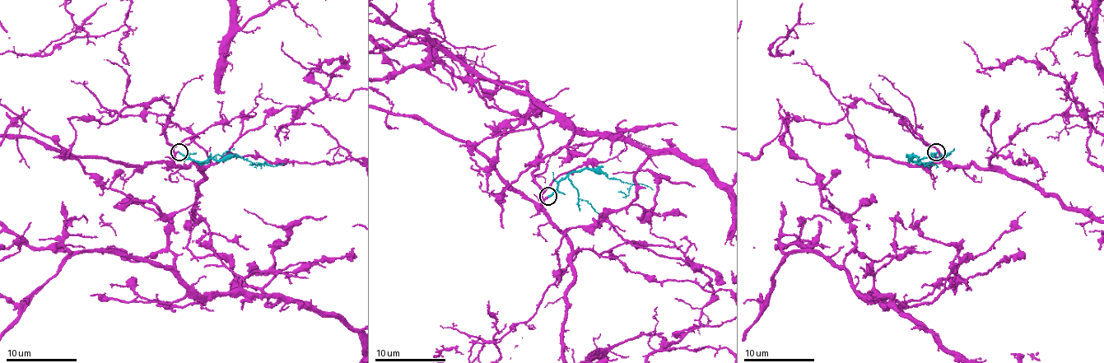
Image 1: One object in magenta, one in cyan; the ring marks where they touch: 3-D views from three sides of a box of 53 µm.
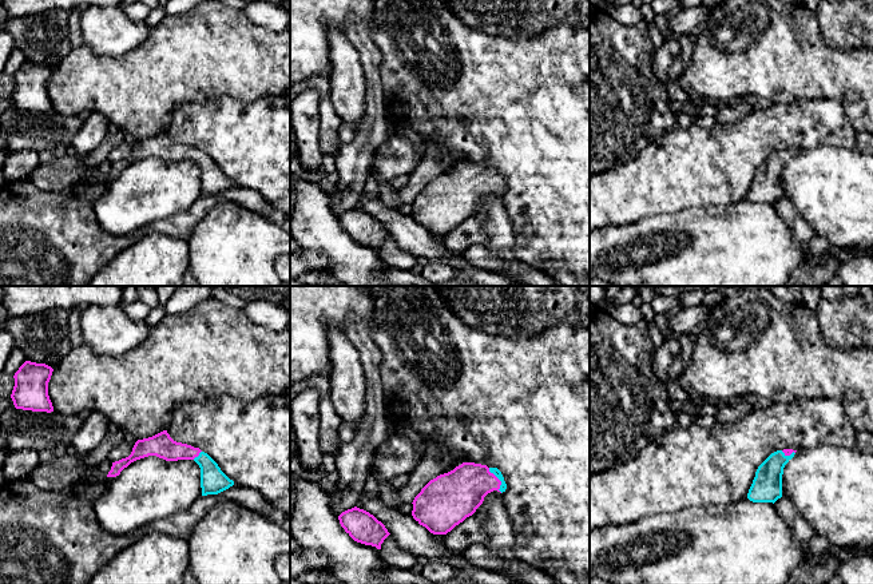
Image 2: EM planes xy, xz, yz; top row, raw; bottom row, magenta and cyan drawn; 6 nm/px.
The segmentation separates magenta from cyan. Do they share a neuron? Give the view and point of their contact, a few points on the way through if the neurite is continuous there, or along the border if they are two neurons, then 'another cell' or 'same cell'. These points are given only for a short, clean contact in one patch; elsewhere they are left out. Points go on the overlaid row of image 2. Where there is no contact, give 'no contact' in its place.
xz (499, 480) | across xz (460, 492), (476, 480), (499, 480), (495, 471) | same cell

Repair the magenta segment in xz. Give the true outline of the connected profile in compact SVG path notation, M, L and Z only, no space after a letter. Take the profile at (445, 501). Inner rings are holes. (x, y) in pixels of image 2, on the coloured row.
M463 462L453 470L430 480L413 500L413 519L433 535L447 535L456 525L472 516L484 497L493 492L505 492L507 484L497 468L475 462Z

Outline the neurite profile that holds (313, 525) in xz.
M290 476L290 490L295 508L290 517L290 536L307 549L321 551L330 560L329 573L344 584L389 584L381 552L376 547L354 541L341 527L338 516L330 509L330 496L316 482Z

